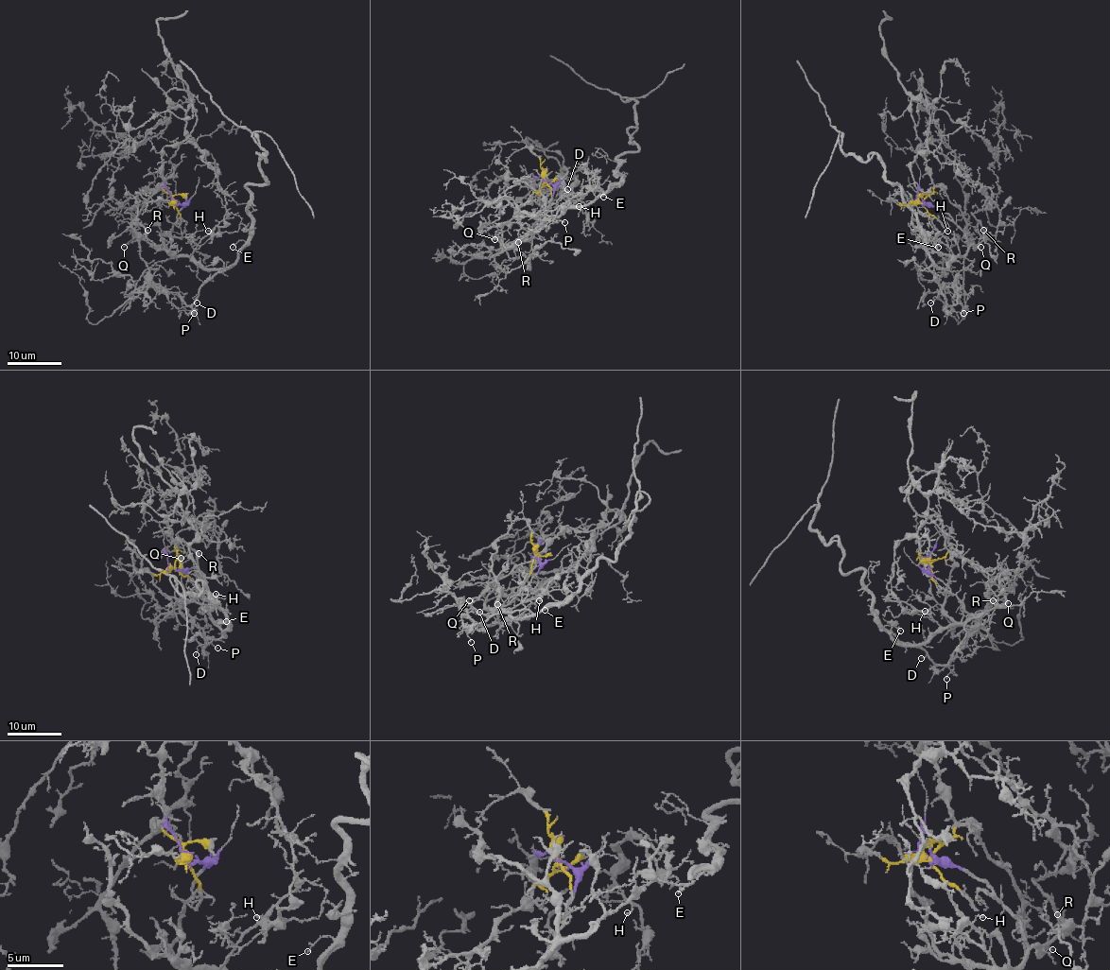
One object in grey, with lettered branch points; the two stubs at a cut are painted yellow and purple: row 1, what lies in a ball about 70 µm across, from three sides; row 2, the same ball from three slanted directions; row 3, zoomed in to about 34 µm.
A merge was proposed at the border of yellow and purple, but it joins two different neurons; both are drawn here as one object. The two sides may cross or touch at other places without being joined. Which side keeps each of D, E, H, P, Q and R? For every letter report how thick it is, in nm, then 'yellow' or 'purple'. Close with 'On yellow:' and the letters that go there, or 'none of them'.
D: 90 nm thick; purple
E: 120 nm thick; purple
H: 120 nm thick; purple
P: 120 nm thick; purple
Q: 100 nm thick; purple
R: 100 nm thick; purple
On yellow: none of them

